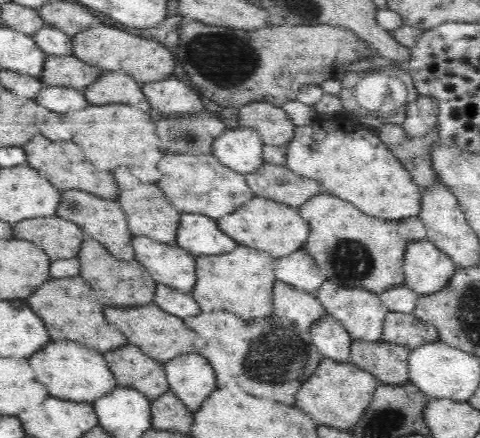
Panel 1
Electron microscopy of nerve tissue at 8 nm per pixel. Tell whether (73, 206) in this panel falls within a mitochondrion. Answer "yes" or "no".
yes

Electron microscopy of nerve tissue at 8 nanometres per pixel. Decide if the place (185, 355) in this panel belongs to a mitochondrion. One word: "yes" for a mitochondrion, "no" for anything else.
no

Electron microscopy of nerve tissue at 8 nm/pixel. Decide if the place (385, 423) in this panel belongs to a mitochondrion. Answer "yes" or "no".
yes

